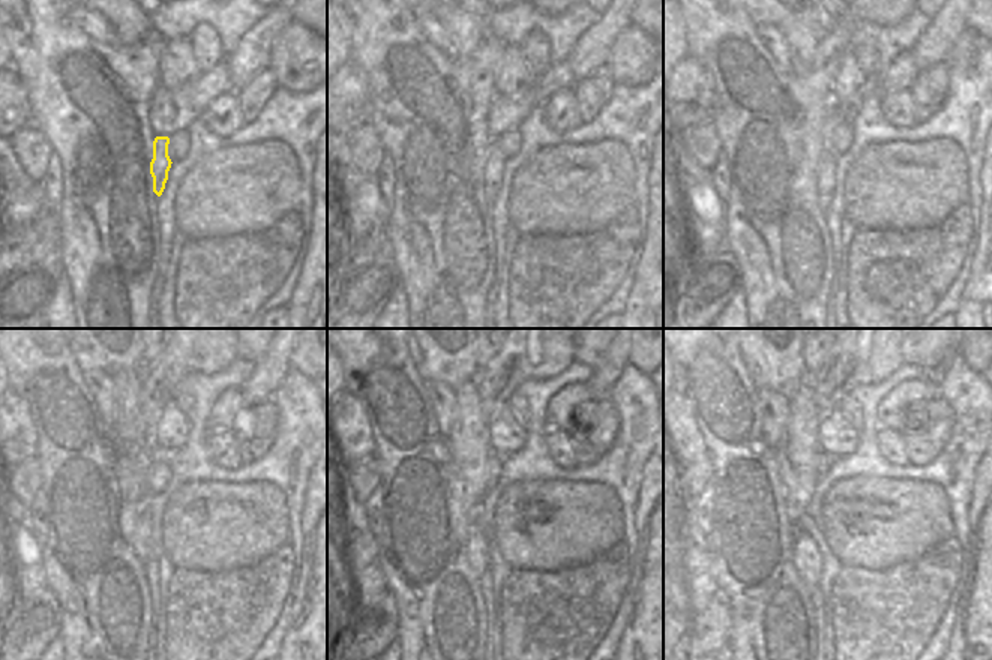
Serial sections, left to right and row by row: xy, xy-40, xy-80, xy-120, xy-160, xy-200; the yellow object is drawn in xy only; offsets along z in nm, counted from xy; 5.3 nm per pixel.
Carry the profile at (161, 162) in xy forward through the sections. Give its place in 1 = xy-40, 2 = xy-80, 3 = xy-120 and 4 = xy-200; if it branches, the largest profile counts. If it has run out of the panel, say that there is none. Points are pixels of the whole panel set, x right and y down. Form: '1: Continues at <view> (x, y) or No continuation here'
1: Continues at xy-40 (494, 167)
2: Continues at xy-80 (827, 167)
3: Continues at xy-120 (141, 533)
4: Continues at xy-200 (806, 557).

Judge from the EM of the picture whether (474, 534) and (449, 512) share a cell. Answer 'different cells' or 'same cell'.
different cells

